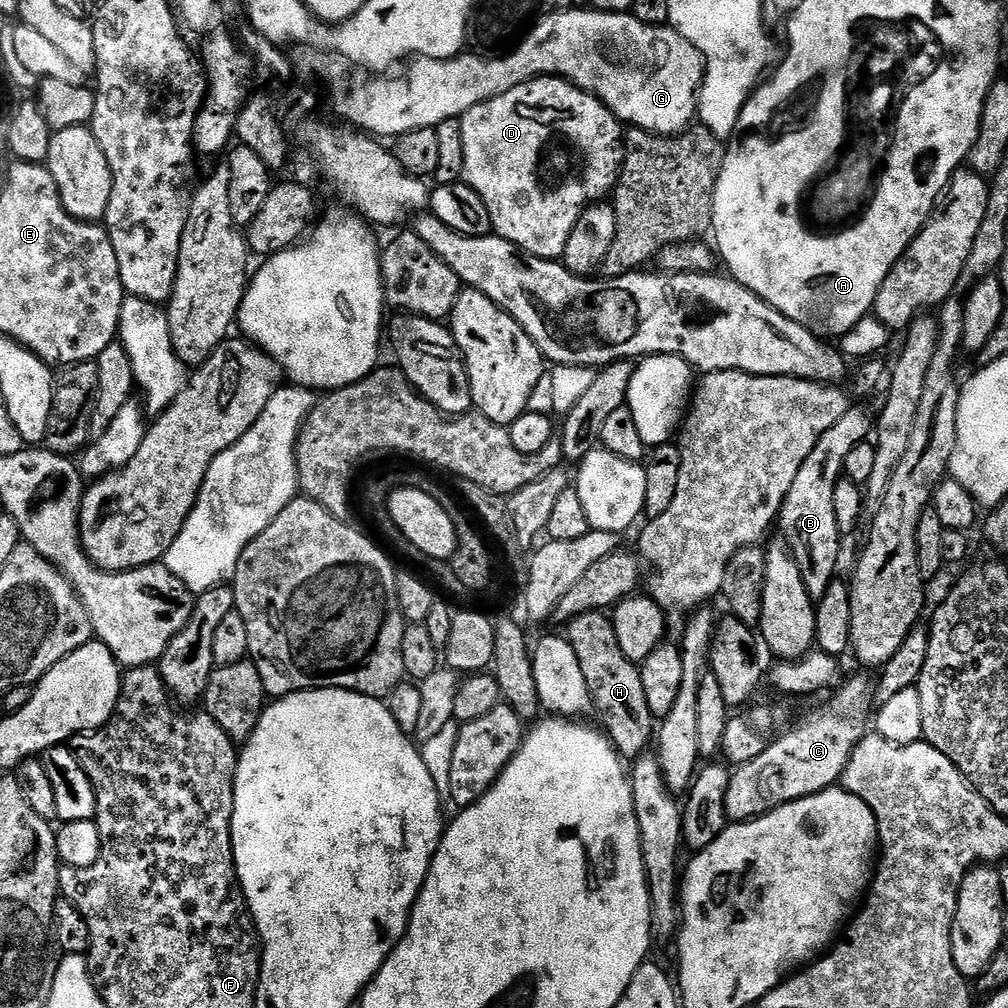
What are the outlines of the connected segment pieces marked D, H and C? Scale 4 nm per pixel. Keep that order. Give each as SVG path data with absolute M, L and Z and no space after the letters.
M537 76L535 80L527 80L525 84L514 86L514 90L506 90L506 94L498 98L490 98L474 106L459 117L459 122L462 126L462 147L466 150L463 183L469 184L480 195L482 202L486 202L486 210L490 210L492 232L532 256L559 261L566 250L566 238L570 238L570 230L574 230L578 218L590 204L603 201L616 187L616 181L620 178L620 165L624 163L626 155L622 121L598 97L582 91L569 80L561 80L558 76Z
M591 612L574 618L566 625L566 639L574 646L574 655L582 666L582 678L586 678L586 686L592 694L592 708L600 715L599 723L612 747L624 758L645 755L647 748L644 747L647 744L649 747L654 740L654 717L646 702L646 693L642 691L642 674L637 661L622 654L611 615Z
M864 680L850 681L821 712L814 713L785 736L773 739L758 758L739 765L732 772L724 799L729 821L756 820L784 804L839 785L850 754L866 735L864 711L868 700L870 704L870 684Z

